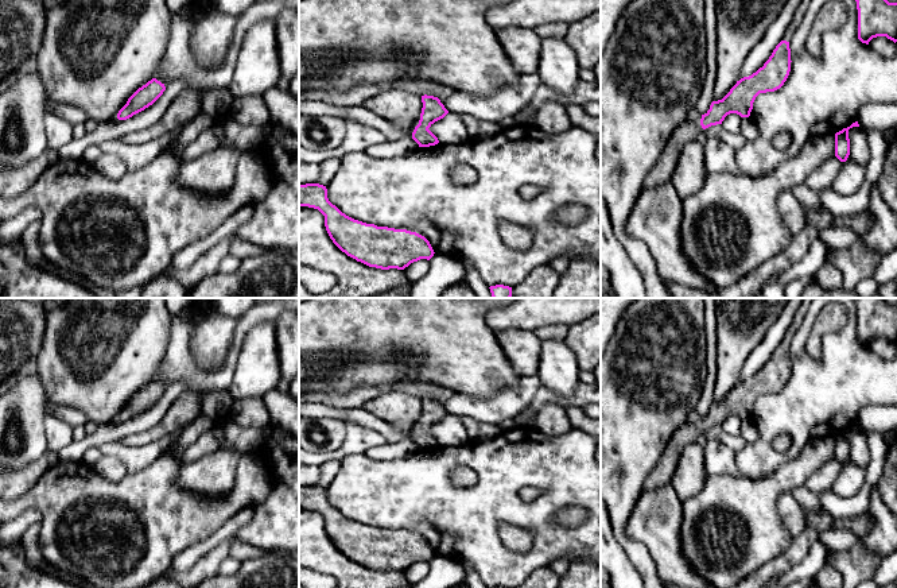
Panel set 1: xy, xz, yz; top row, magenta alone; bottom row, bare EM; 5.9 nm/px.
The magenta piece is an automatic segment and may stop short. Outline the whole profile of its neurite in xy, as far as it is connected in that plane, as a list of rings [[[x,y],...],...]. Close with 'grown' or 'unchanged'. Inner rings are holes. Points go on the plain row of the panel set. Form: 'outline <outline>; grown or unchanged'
outline [[[152,380],[128,401],[127,406],[119,413],[117,421],[127,422],[133,417],[144,413],[152,407],[163,396],[164,392],[164,386],[156,380]]]; unchanged

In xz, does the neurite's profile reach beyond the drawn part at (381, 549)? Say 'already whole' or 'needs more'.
already whole

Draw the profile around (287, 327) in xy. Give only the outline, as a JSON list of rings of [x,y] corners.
[[[281,313],[275,329],[281,379],[290,383],[299,374],[299,314]]]

